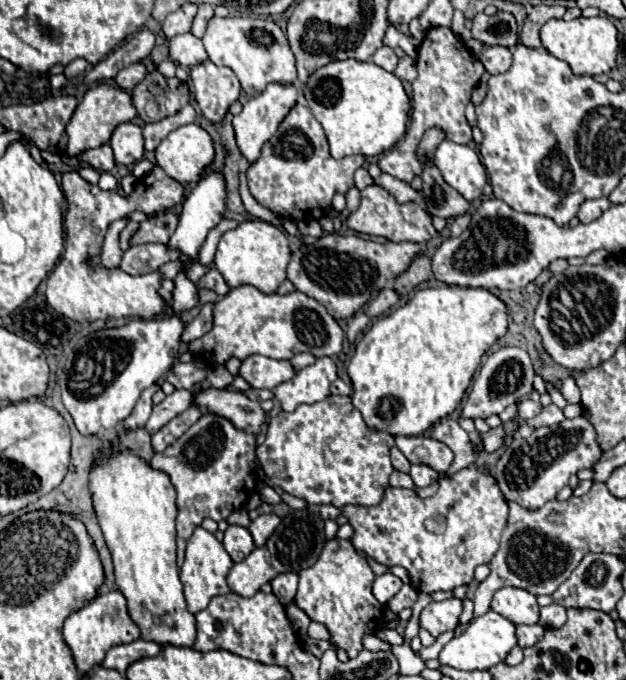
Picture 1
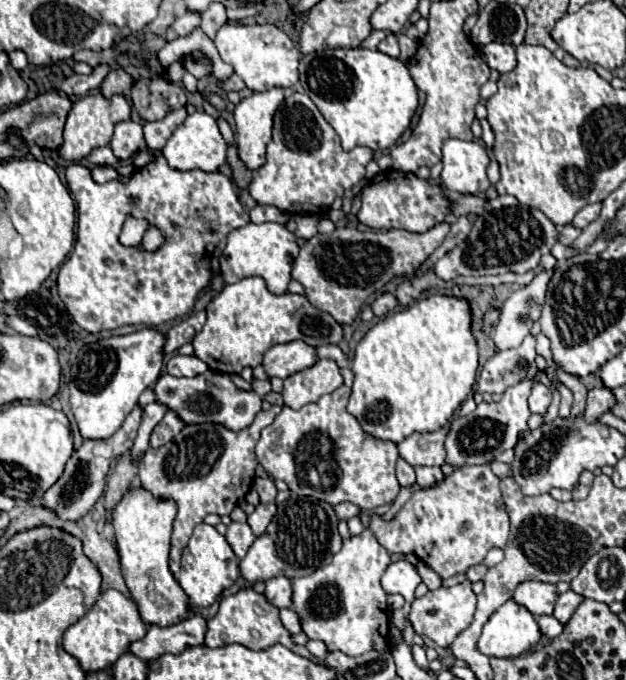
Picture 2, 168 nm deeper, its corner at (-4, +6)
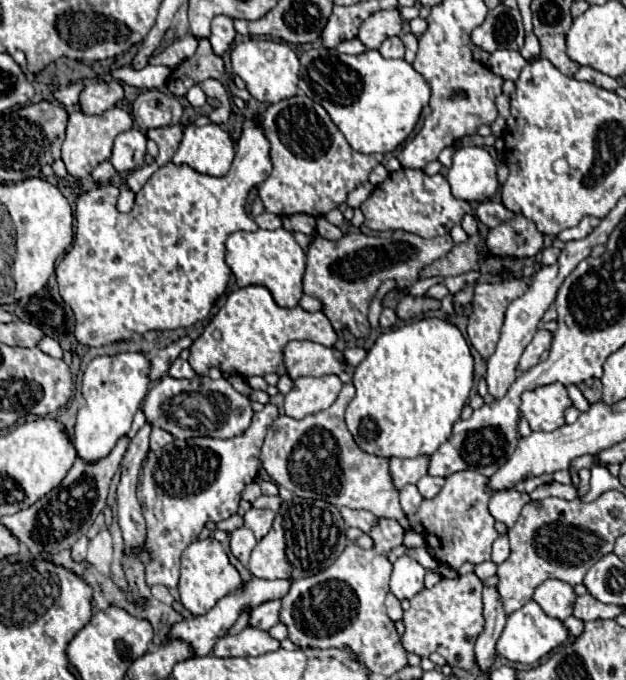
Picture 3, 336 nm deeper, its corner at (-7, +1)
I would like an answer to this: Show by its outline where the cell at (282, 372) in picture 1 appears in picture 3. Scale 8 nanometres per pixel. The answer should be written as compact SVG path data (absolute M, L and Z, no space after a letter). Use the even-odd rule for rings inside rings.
M289 341L283 349L283 361L287 375L295 381L303 375L339 375L345 371L345 365L341 361L341 353L337 349L323 347L319 343L311 341Z

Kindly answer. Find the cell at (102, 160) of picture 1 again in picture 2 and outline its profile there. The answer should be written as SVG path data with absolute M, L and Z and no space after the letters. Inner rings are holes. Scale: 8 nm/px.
M104 146L104 148L96 148L96 150L88 156L88 162L90 162L92 166L114 166L118 160L116 160L112 148L110 148L110 146Z

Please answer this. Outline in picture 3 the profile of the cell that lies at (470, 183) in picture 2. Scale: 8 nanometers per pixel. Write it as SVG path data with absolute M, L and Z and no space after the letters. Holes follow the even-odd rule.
M459 147L453 153L453 165L447 173L451 193L463 201L487 201L495 195L499 183L495 161L483 147Z

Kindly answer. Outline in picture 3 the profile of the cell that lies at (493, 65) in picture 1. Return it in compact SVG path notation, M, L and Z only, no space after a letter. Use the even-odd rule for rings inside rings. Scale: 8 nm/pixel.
M507 49L495 51L487 61L487 67L495 75L499 75L503 79L511 79L511 81L515 81L519 77L519 73L525 65L527 65L527 61L521 57L519 51L507 51Z

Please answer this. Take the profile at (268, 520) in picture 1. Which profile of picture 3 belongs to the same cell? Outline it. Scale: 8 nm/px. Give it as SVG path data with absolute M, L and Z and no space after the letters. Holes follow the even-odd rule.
M249 509L243 519L245 519L245 527L249 527L255 533L255 537L261 539L271 529L273 517L275 517L275 511L269 511L269 509Z

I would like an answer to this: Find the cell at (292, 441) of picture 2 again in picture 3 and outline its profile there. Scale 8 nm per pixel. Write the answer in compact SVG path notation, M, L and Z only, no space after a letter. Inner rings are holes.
M345 385L331 407L303 419L293 419L279 415L261 449L261 463L269 477L305 499L325 499L335 507L365 509L375 517L399 519L399 523L409 529L412 525L405 519L405 513L399 505L399 489L393 483L389 471L389 459L367 455L361 451L345 425L345 409L355 395L353 385Z

